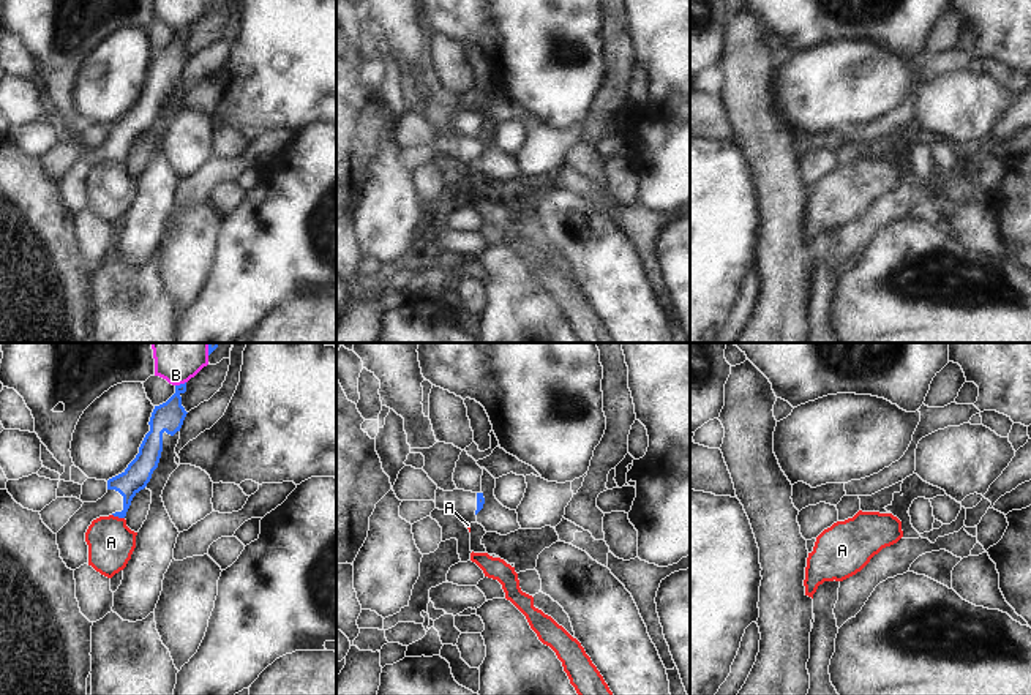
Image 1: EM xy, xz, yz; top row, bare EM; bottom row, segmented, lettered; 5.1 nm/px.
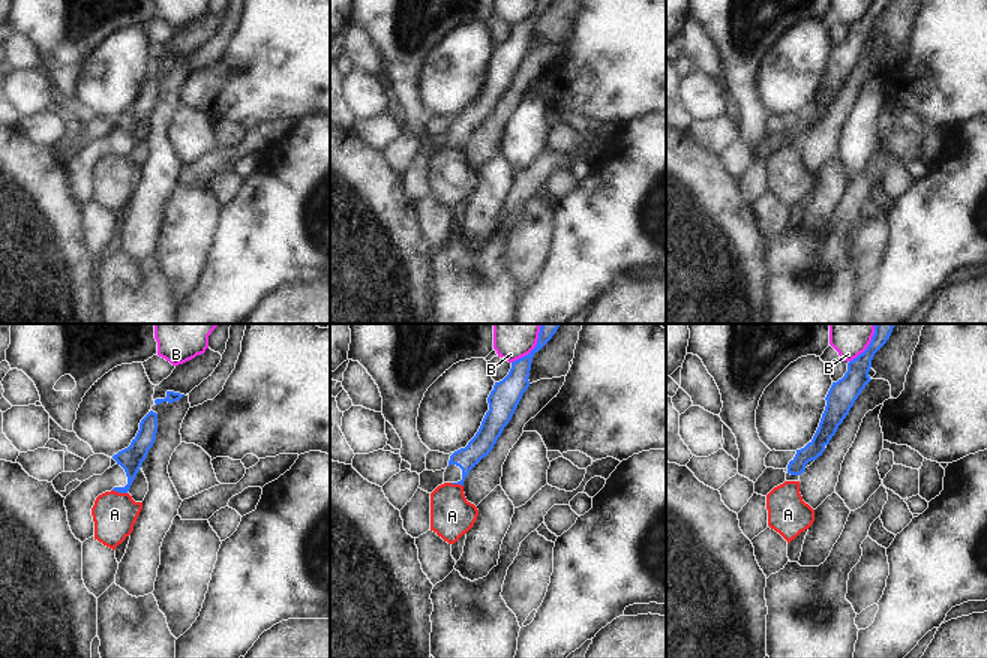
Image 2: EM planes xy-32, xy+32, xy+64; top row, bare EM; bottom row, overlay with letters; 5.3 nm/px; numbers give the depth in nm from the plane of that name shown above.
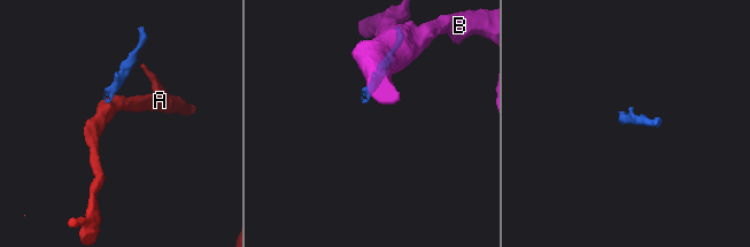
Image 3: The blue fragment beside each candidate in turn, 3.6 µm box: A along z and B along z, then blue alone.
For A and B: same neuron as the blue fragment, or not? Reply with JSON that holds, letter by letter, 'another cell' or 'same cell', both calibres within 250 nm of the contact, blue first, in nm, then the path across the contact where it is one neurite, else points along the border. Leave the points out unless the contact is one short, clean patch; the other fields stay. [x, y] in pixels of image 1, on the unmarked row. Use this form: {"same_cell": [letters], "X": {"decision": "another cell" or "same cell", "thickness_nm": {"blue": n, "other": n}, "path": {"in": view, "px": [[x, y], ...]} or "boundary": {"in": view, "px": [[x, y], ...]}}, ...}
{"same_cell": [], "A": {"decision": "another cell", "thickness_nm": {"blue": 140, "other": 240}, "boundary": {"in": "xy", "px": [[112, 160], [123, 165]]}}, "B": {"decision": "another cell", "thickness_nm": {"blue": 150, "other": 160}, "boundary": {"in": "xy", "px": [[185, 27], [176, 32]]}}}

